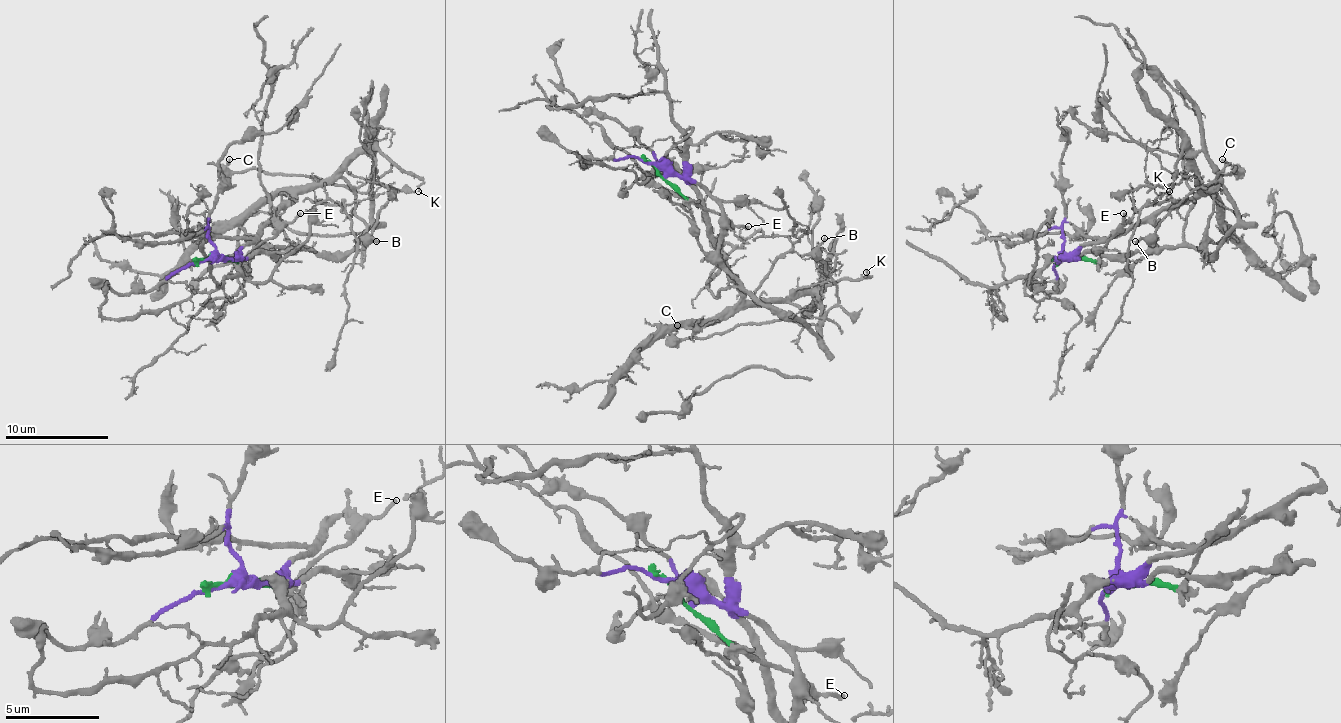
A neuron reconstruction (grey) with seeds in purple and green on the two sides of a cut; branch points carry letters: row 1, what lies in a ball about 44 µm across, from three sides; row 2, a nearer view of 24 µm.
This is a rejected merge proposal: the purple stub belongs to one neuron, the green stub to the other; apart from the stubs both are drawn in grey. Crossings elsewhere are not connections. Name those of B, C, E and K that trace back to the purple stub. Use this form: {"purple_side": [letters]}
{"purple_side": ["B", "C", "K"]}

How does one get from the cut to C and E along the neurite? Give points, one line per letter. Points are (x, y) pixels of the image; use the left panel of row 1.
C: (205, 260), (231, 260), (298, 193), (345, 177), (370, 185), (358, 193), (324, 180), (231, 172), (228, 159)
E: (205, 260), (244, 260), (301, 214)

